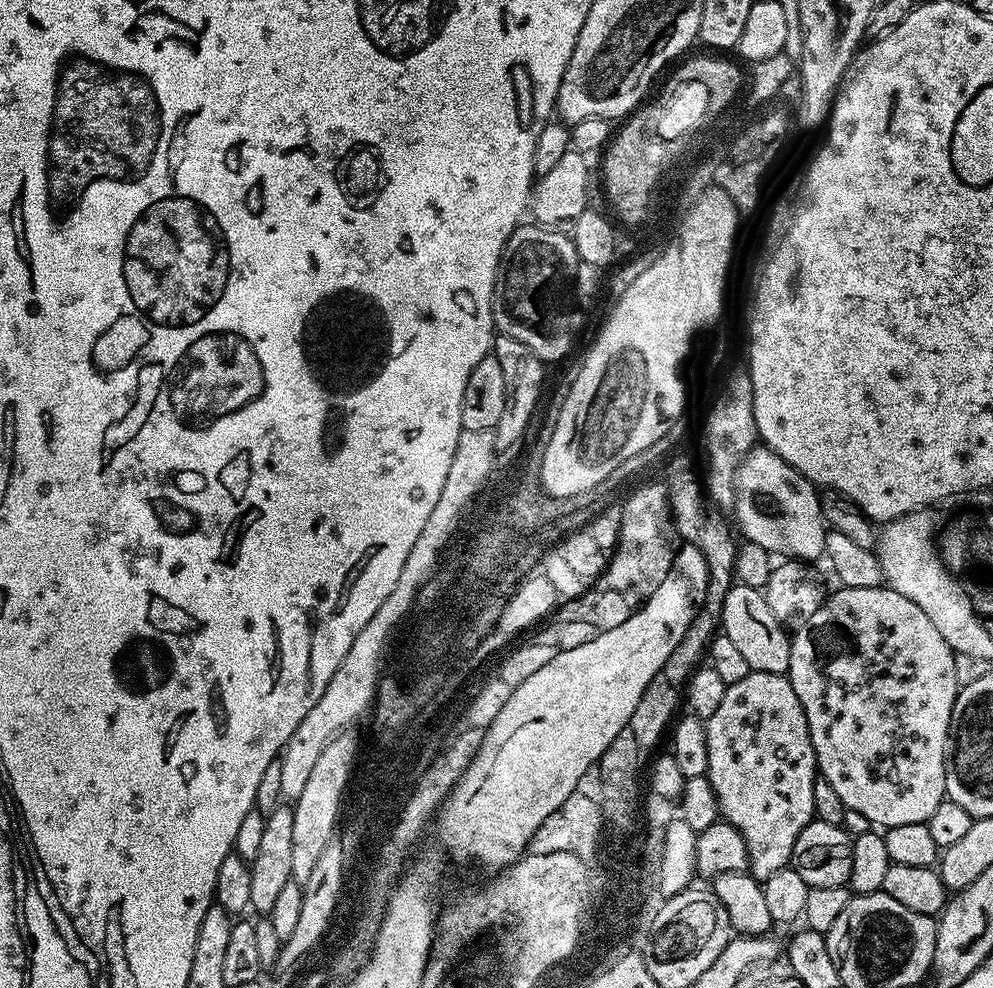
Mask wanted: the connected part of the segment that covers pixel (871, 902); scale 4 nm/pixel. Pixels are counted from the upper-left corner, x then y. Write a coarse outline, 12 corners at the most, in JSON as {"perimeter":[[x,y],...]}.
{"perimeter":[[884,891],[826,933],[836,968],[932,970],[936,920]]}

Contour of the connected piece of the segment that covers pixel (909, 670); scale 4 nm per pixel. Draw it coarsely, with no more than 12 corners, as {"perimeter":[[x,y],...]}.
{"perimeter":[[843,586],[791,637],[819,775],[874,826],[946,798],[958,657]]}

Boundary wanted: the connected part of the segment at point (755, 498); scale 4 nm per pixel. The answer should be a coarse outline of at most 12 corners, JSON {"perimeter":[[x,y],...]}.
{"perimeter":[[768,446],[736,476],[749,544],[784,558],[825,555],[817,485]]}

